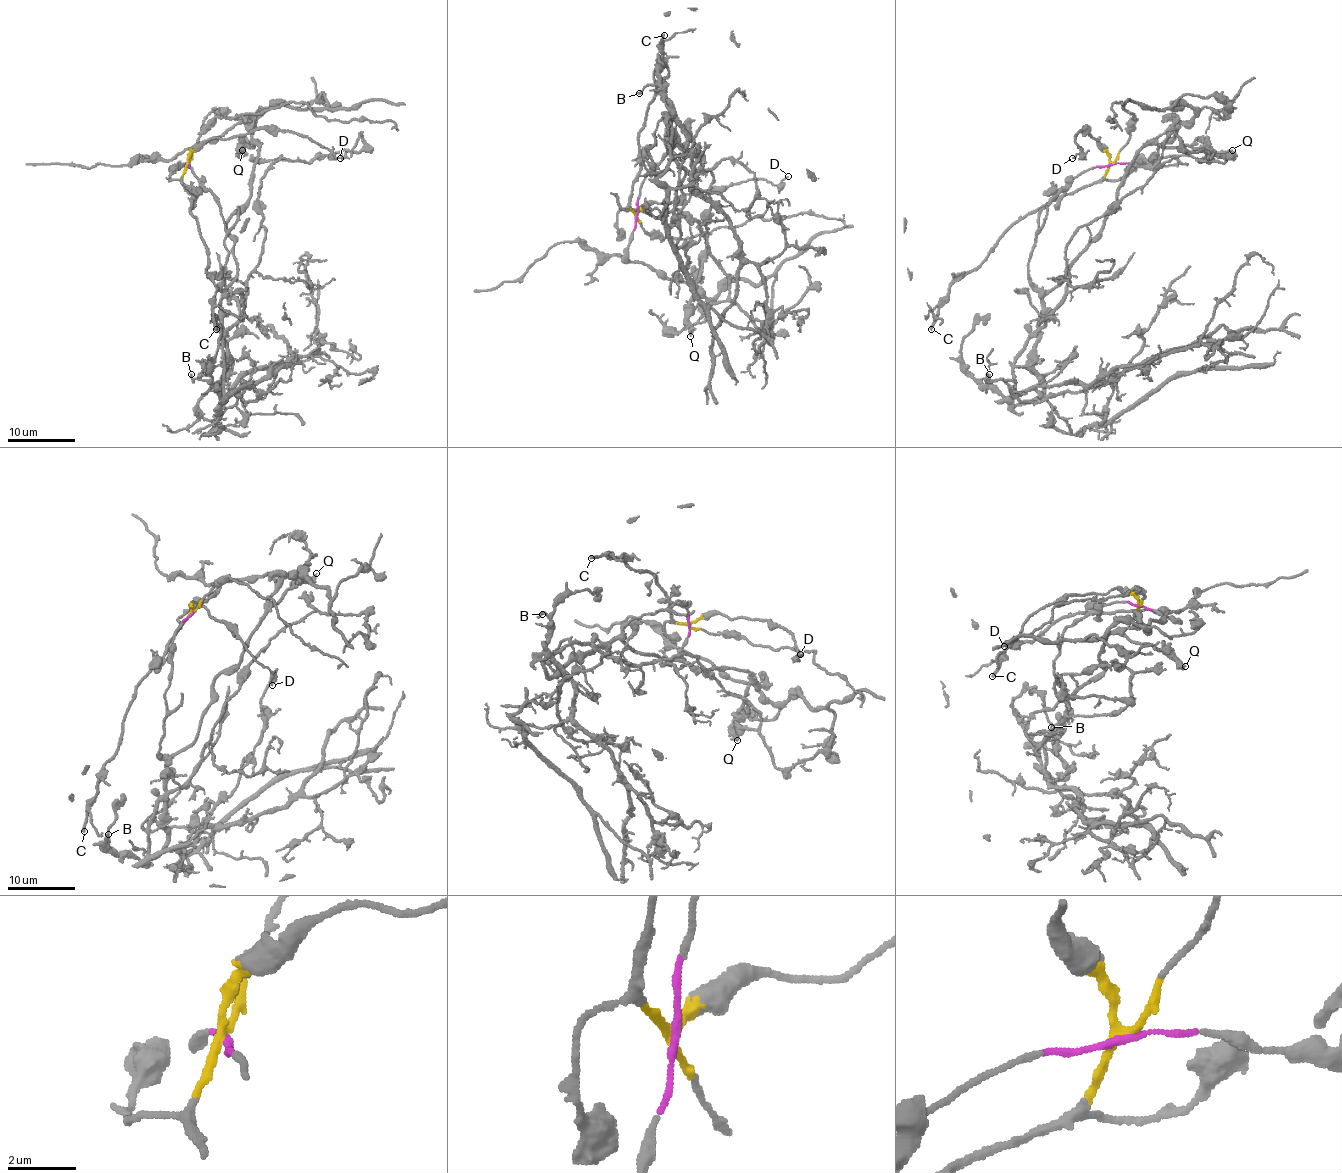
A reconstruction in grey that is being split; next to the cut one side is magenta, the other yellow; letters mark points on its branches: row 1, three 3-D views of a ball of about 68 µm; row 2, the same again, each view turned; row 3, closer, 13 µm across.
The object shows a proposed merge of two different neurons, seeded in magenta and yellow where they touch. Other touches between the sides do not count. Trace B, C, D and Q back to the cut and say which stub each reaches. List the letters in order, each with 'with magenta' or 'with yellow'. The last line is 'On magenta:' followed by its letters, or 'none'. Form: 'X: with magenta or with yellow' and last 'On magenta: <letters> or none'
B: with magenta
C: with yellow
D: with yellow
Q: with magenta
On magenta: B, Q

